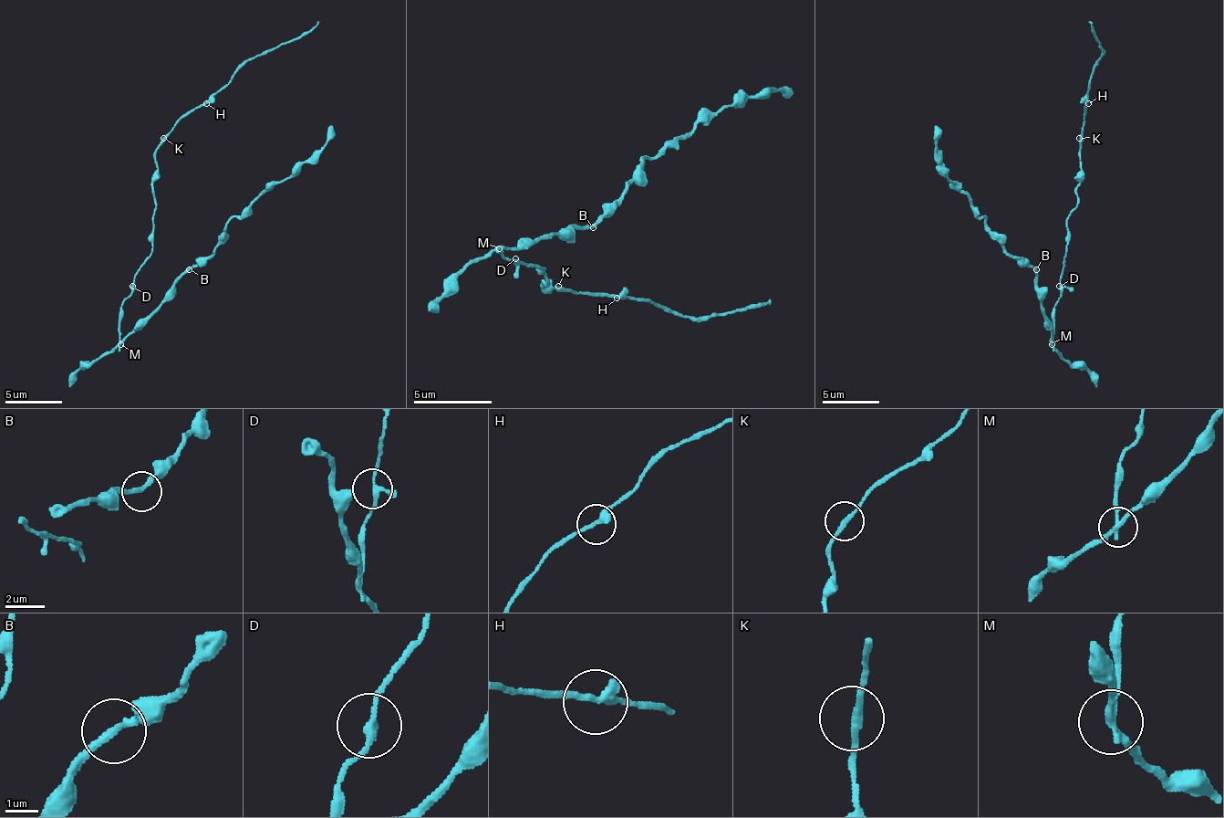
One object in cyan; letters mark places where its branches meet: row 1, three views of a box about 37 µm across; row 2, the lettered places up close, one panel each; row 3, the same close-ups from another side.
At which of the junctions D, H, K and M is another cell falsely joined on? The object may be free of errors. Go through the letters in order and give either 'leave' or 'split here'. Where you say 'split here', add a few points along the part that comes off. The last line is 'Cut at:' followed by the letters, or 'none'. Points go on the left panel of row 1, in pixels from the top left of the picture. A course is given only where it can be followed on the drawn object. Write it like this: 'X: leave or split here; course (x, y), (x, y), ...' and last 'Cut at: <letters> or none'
D: leave
H: leave
K: leave
M: split here; course (120, 343), (186, 272), (215, 252), (218, 235), (232, 217), (289, 178), (326, 141), (332, 126)
Cut at: M

